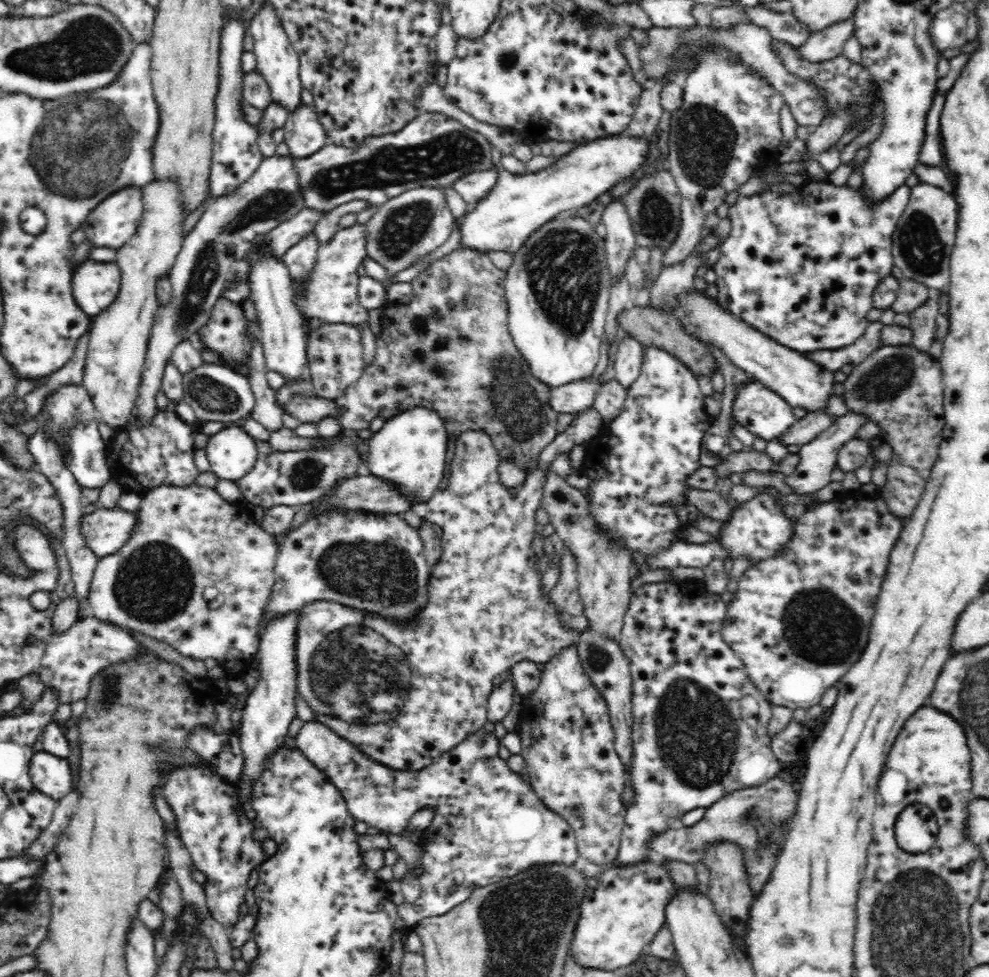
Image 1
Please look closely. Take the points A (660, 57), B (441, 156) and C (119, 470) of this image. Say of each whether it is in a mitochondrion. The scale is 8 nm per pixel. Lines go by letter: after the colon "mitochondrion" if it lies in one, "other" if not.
A: mitochondrion
B: mitochondrion
C: other

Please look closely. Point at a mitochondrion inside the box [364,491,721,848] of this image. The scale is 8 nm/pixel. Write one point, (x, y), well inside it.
(598, 659)

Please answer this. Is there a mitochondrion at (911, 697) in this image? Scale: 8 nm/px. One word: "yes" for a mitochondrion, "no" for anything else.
no

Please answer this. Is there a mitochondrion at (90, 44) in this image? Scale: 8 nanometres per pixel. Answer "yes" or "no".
yes

